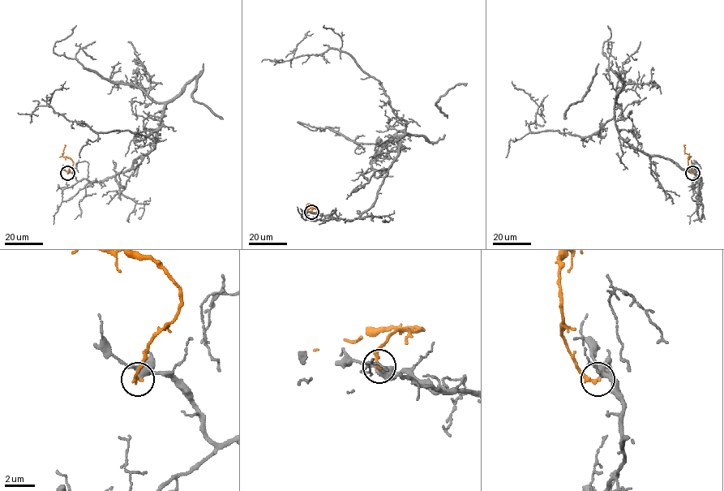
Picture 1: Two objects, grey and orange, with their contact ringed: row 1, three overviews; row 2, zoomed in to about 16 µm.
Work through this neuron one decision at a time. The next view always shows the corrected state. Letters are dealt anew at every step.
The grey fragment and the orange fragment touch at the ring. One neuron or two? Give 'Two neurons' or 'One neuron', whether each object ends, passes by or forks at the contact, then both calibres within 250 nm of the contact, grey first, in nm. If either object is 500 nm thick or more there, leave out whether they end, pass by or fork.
One neuron. At the ring grey passes by. At the ring orange ends. Thickness 320 nm (grey) against 240 nm

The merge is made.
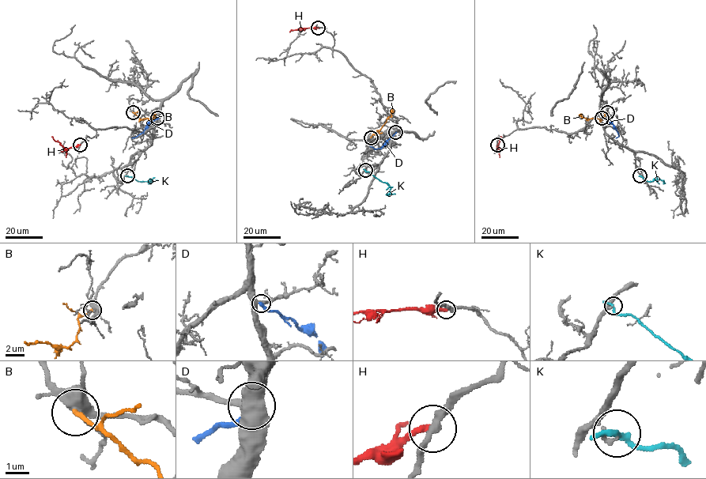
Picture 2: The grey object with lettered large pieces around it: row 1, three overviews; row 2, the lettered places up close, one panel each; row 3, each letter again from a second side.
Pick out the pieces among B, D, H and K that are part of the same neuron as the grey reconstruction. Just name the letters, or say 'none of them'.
none of them

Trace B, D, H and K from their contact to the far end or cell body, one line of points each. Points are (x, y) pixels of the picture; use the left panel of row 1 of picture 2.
B: (133, 112), (141, 119), (150, 119), (156, 114)
D: (157, 118), (131, 138)
H: (80, 145), (65, 148), (51, 137)
K: (127, 175), (139, 181), (157, 180)

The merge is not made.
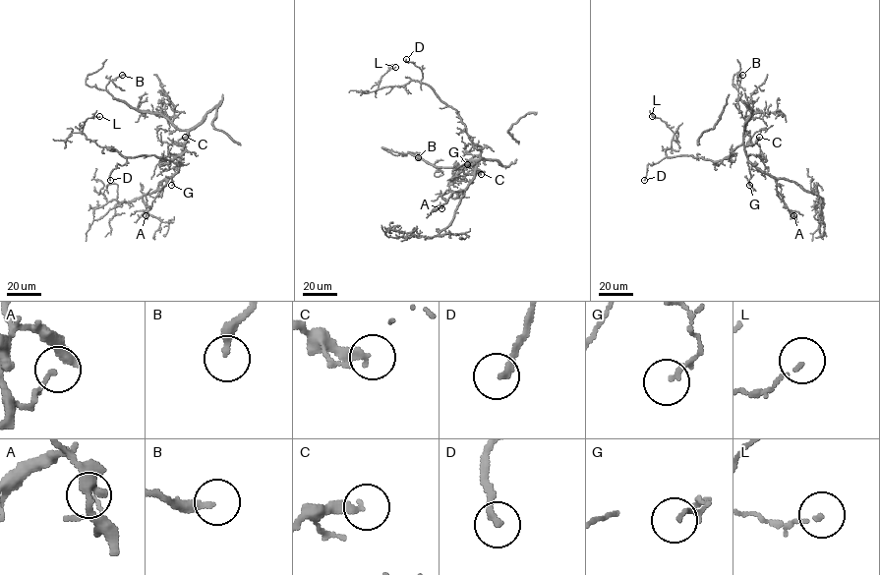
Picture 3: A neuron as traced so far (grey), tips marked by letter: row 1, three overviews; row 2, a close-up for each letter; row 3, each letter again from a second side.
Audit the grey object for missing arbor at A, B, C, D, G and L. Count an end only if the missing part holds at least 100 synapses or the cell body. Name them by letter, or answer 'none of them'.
none of them

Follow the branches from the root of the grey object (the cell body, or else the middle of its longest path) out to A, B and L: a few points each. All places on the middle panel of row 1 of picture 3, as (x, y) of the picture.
A: (479, 158), (471, 182), (464, 190), (454, 192), (441, 208)
B: (479, 158), (468, 160), (457, 167), (442, 167), (402, 153), (419, 152), (418, 157)
L: (479, 158), (482, 147), (470, 139), (457, 111), (428, 86), (411, 81), (378, 87), (381, 77), (395, 67)

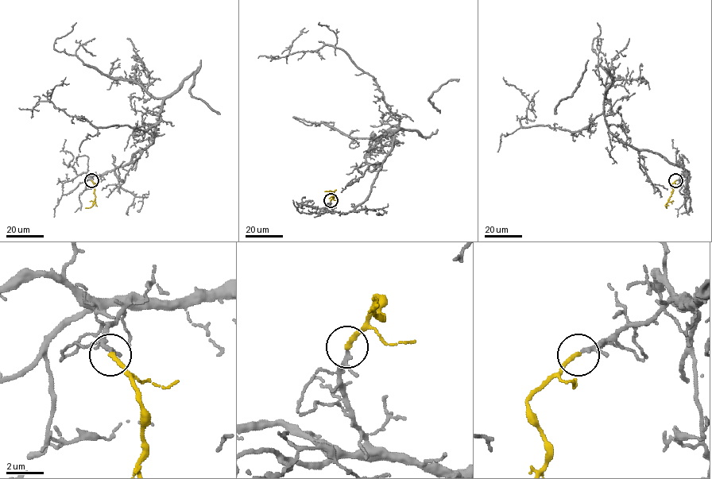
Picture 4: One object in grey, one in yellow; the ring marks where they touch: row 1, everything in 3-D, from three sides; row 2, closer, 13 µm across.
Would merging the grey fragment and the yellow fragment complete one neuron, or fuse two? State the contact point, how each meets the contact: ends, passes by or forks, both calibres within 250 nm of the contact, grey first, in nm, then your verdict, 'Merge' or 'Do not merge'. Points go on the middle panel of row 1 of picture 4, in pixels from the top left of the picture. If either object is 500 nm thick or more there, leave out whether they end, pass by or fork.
Place: (330, 200). At the ring grey passes by. At the ring yellow ends. Thickness 160 nm (grey) against 240 nm. Merge

